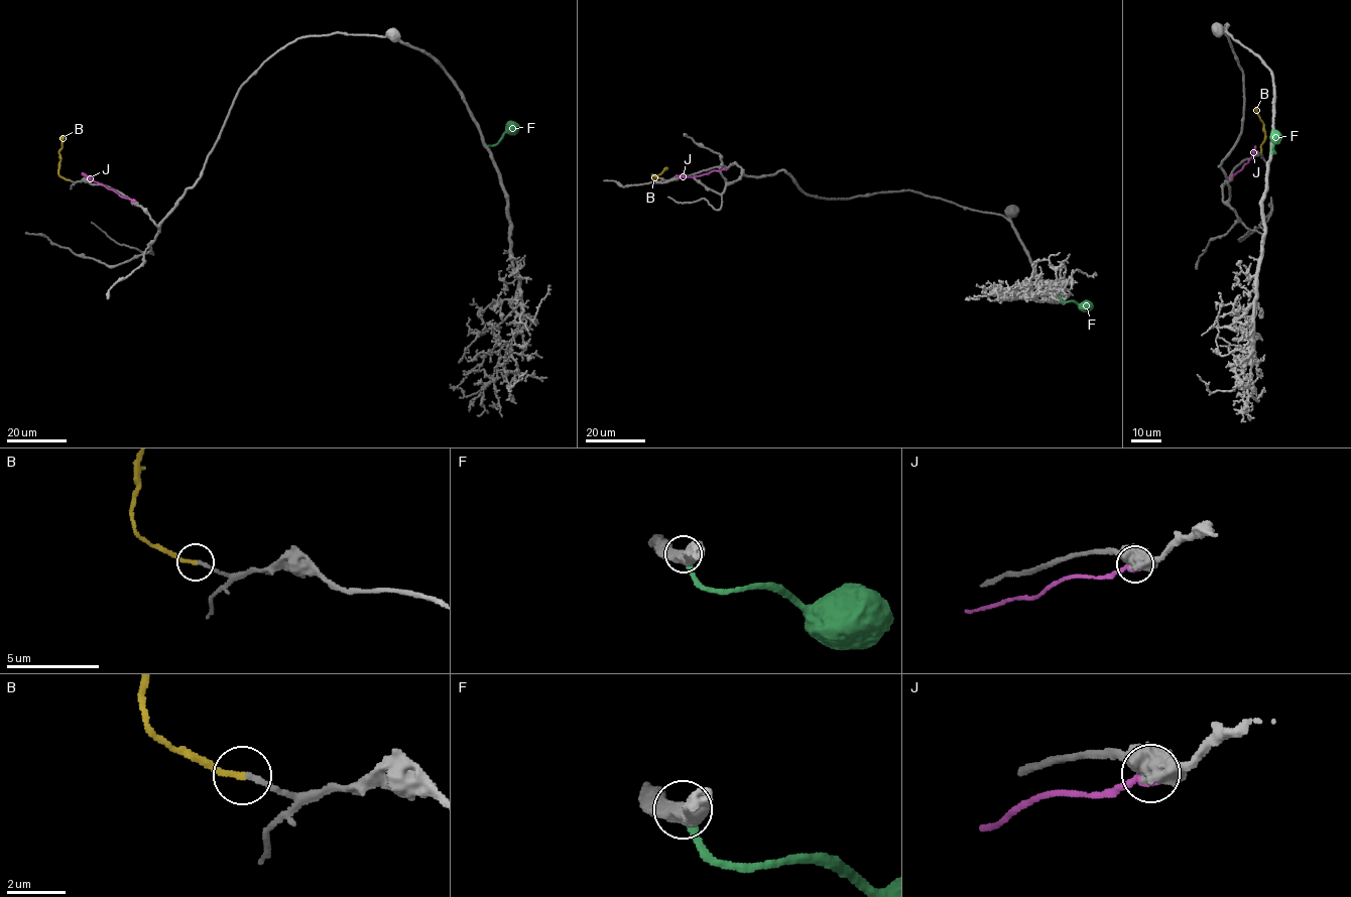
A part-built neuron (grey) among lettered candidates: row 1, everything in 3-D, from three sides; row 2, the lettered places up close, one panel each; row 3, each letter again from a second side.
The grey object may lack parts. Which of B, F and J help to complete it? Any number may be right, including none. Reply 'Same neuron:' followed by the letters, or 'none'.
Same neuron: B

